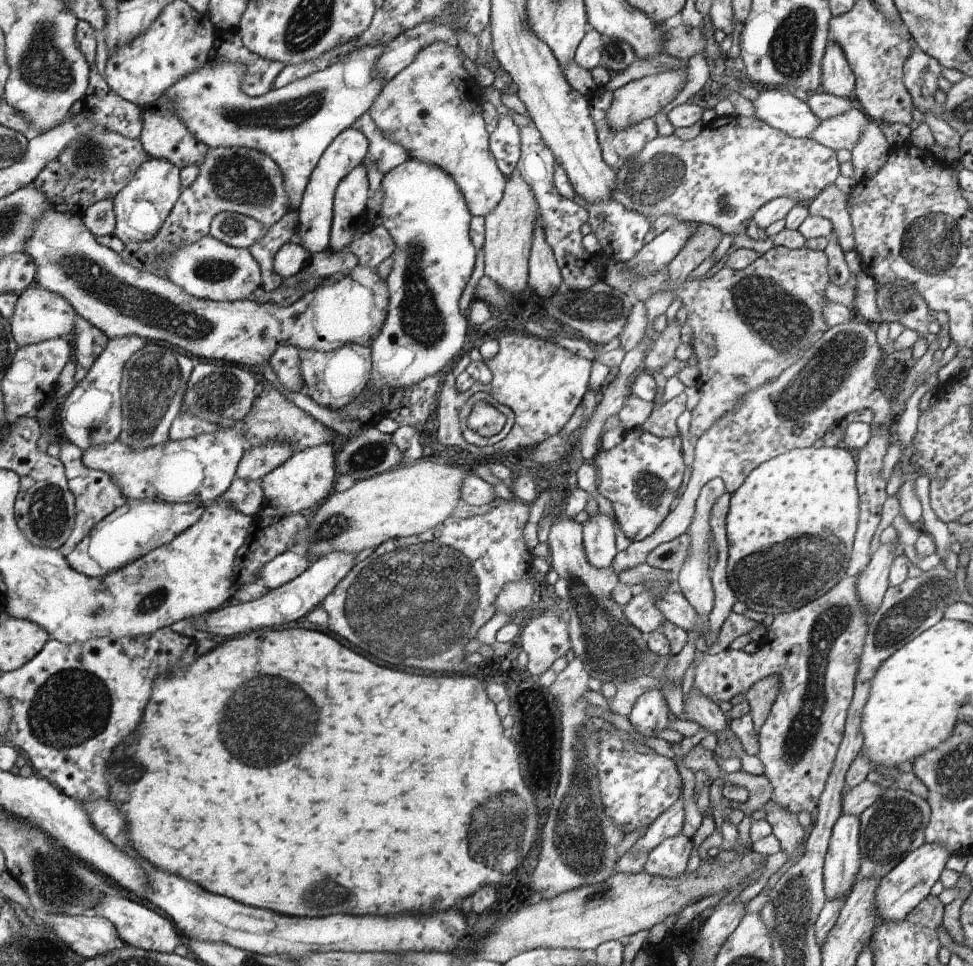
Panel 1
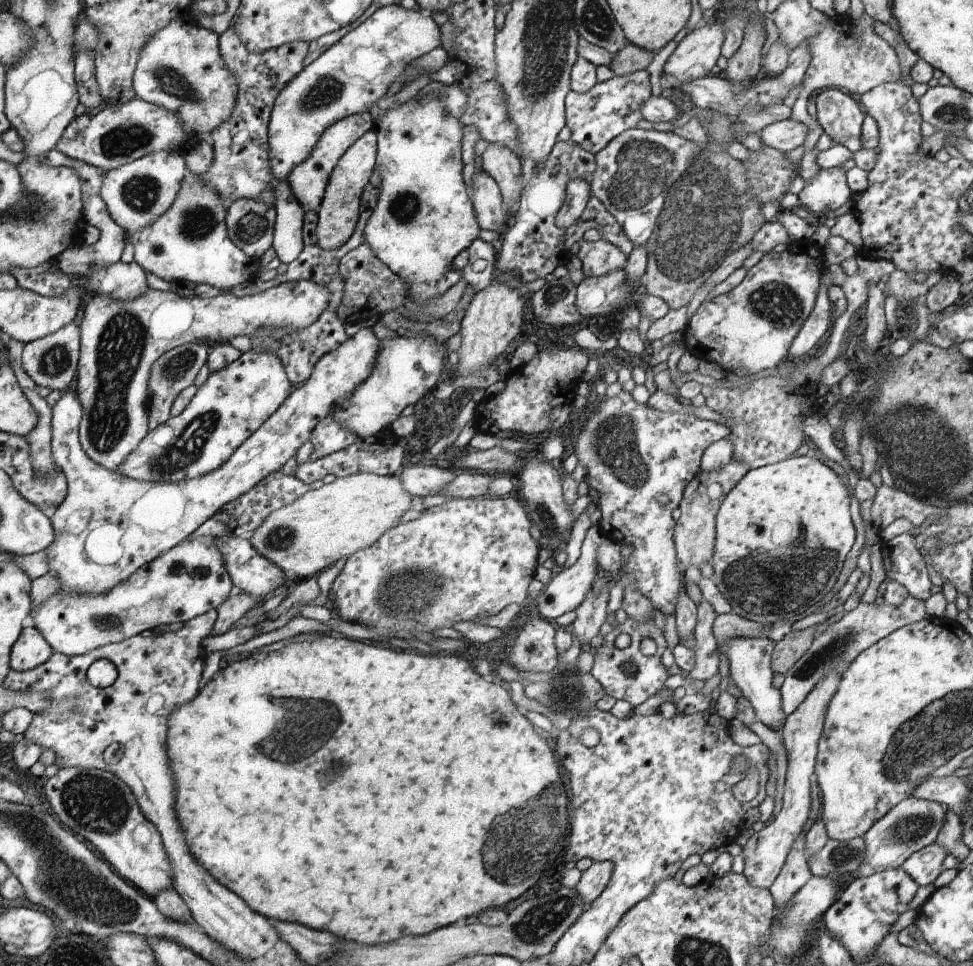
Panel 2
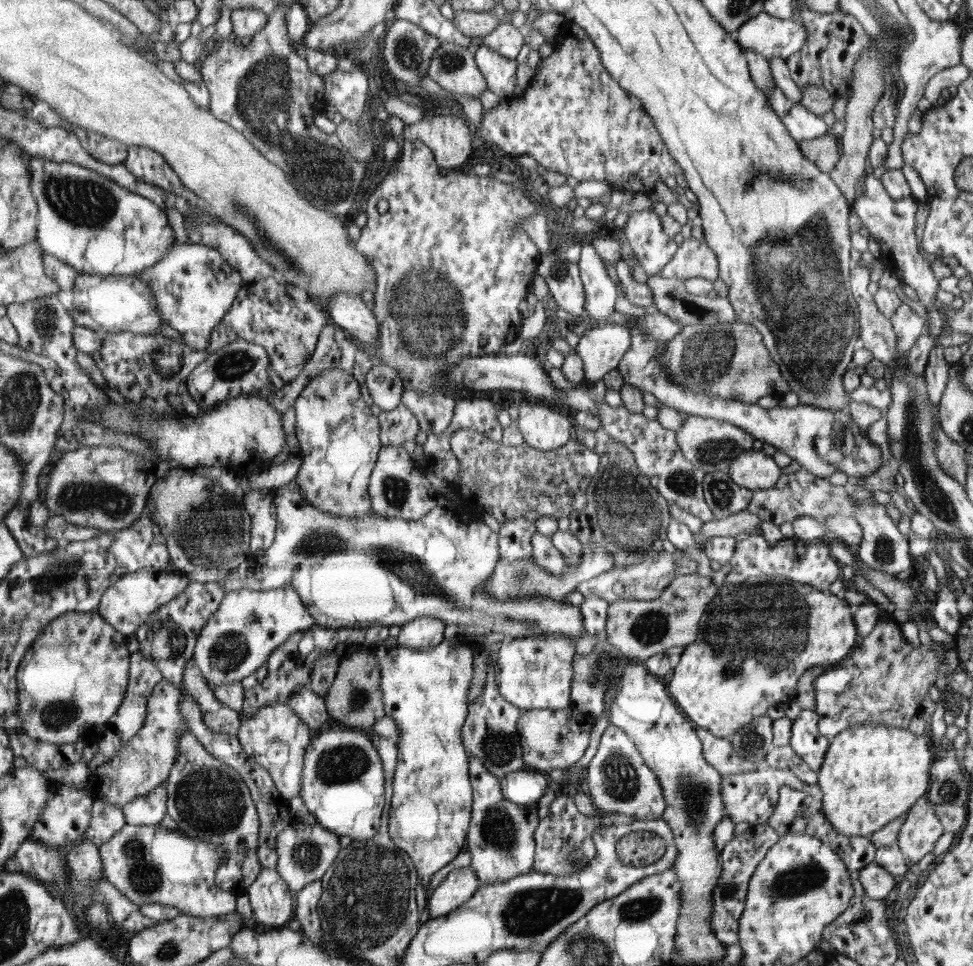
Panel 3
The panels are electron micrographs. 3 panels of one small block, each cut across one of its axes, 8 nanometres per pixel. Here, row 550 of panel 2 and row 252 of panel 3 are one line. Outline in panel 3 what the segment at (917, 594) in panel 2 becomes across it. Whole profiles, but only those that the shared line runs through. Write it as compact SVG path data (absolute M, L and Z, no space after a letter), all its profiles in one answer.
M873 173L866 174L864 180L864 193L852 203L854 212L860 217L861 226L874 237L880 245L881 261L886 269L892 270L902 283L911 286L923 304L930 312L928 329L930 334L937 339L943 334L943 328L948 327L945 315L940 309L940 304L935 299L938 288L938 278L931 269L931 258L922 255L918 250L916 240L916 210L918 200L916 198L893 199L884 188L882 181Z

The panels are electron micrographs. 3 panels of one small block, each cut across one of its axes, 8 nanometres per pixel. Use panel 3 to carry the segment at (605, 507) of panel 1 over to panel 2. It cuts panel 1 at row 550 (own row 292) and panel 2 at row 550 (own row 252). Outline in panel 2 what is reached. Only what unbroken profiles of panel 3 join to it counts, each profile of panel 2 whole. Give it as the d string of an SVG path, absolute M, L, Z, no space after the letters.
M595 520L587 531L586 538L581 547L581 555L576 563L566 570L556 570L551 581L546 584L546 587L542 592L536 596L540 617L554 623L554 620L559 616L574 611L582 604L582 601L591 591L598 572L601 571L597 561L597 548L601 542L605 541L605 539L606 536L601 532L601 528Z

